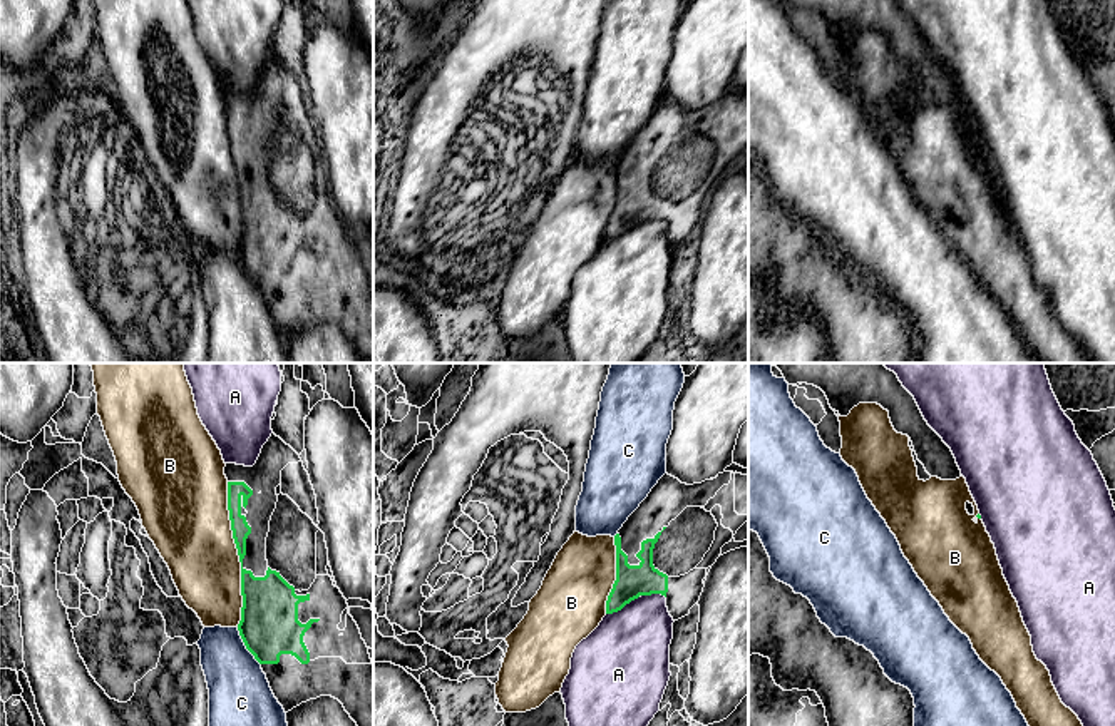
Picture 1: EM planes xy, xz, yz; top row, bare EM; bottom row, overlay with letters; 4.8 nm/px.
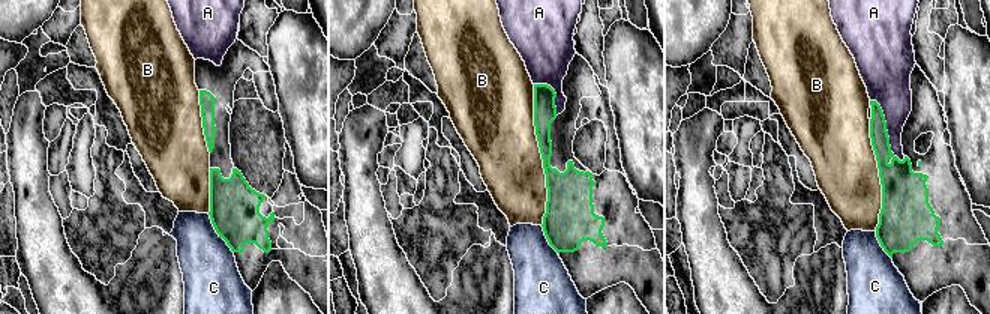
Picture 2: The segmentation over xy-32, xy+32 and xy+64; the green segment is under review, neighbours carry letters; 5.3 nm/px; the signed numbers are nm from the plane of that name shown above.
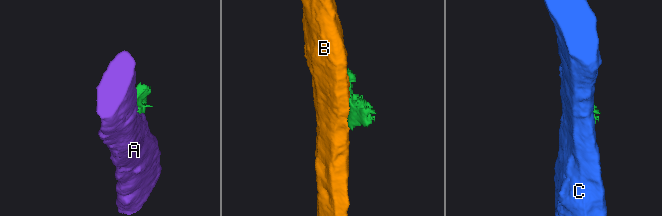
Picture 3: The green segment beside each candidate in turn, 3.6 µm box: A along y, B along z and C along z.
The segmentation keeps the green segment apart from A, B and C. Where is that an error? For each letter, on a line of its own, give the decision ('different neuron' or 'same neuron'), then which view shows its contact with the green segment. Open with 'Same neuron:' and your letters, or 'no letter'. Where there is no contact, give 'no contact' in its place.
Same neuron: no letter
A: different neuron | xz
B: different neuron | xy
C: different neuron | xy

